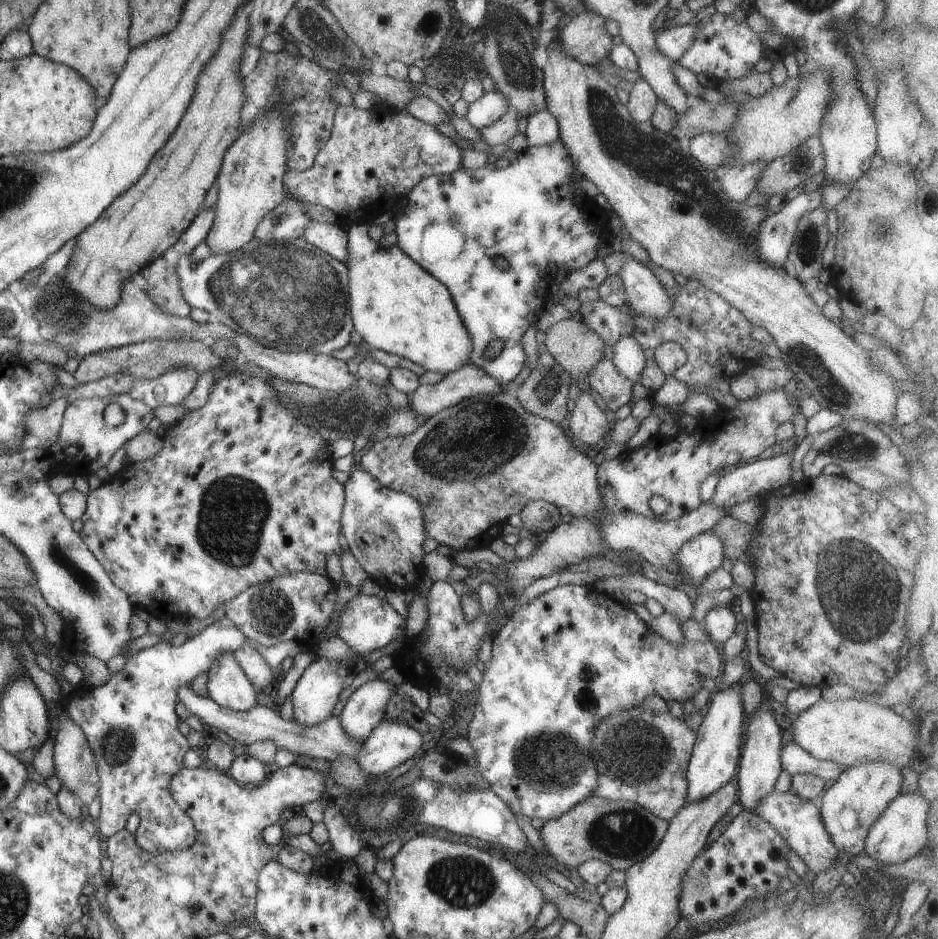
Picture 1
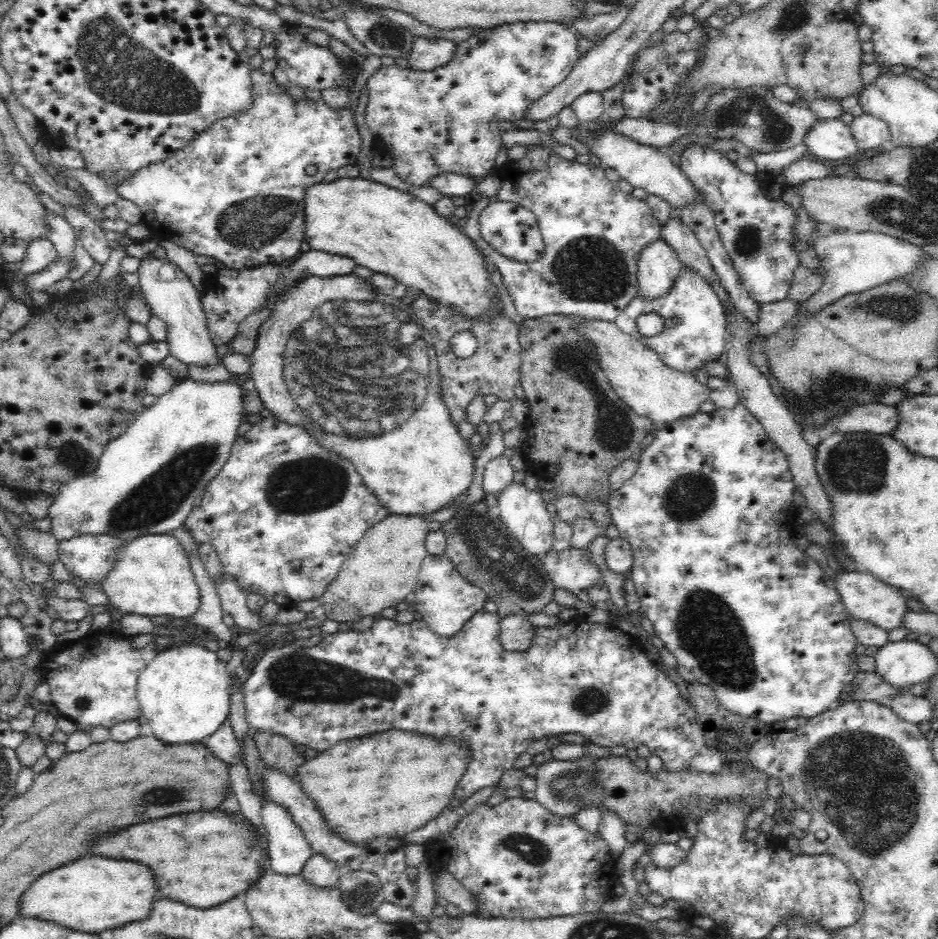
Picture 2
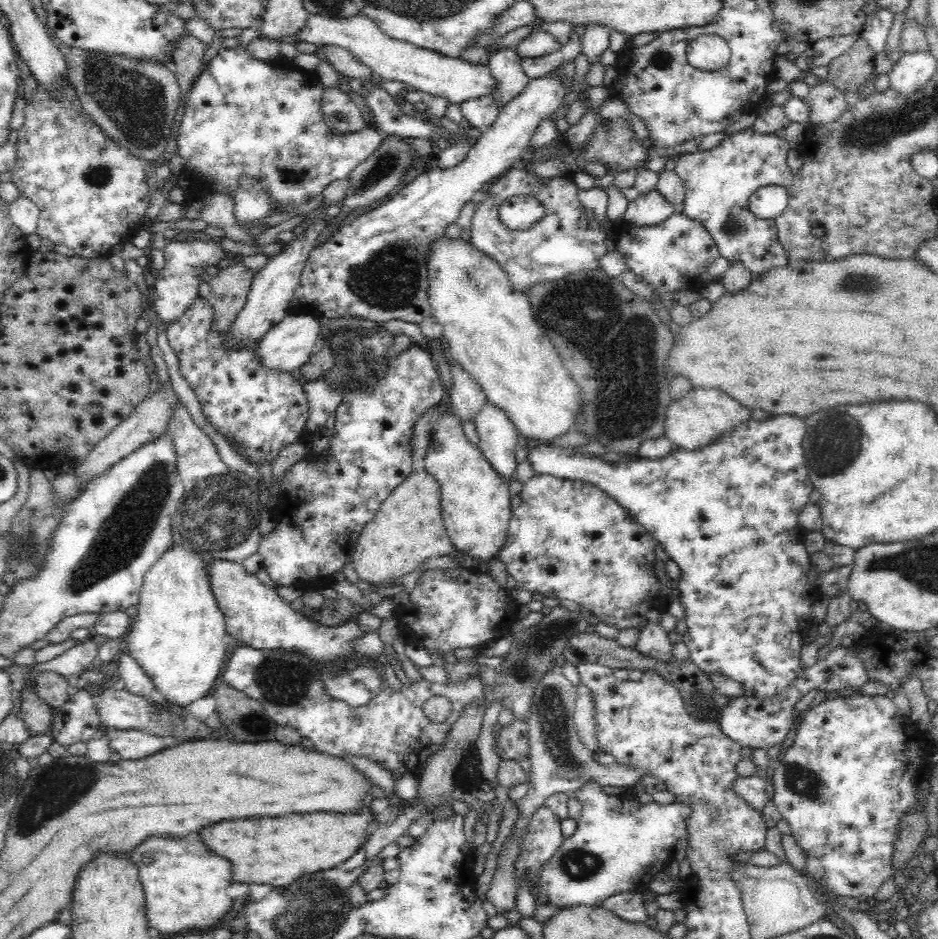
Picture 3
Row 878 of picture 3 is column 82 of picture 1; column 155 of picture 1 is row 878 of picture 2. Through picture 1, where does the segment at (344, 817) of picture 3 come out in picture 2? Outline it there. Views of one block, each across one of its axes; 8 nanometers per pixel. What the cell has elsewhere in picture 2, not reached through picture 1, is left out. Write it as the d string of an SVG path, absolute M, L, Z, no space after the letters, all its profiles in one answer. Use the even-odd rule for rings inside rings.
M196 812L196 814L182 814L172 818L160 818L152 822L142 822L128 826L120 834L108 834L106 838L98 838L90 846L90 854L106 856L106 858L122 858L128 862L138 862L150 868L152 880L160 896L184 902L186 906L207 909L211 906L226 902L235 896L236 892L245 893L259 876L263 874L262 862L267 858L267 851L258 846L258 838L252 832L250 824L240 814L226 814L226 812Z

